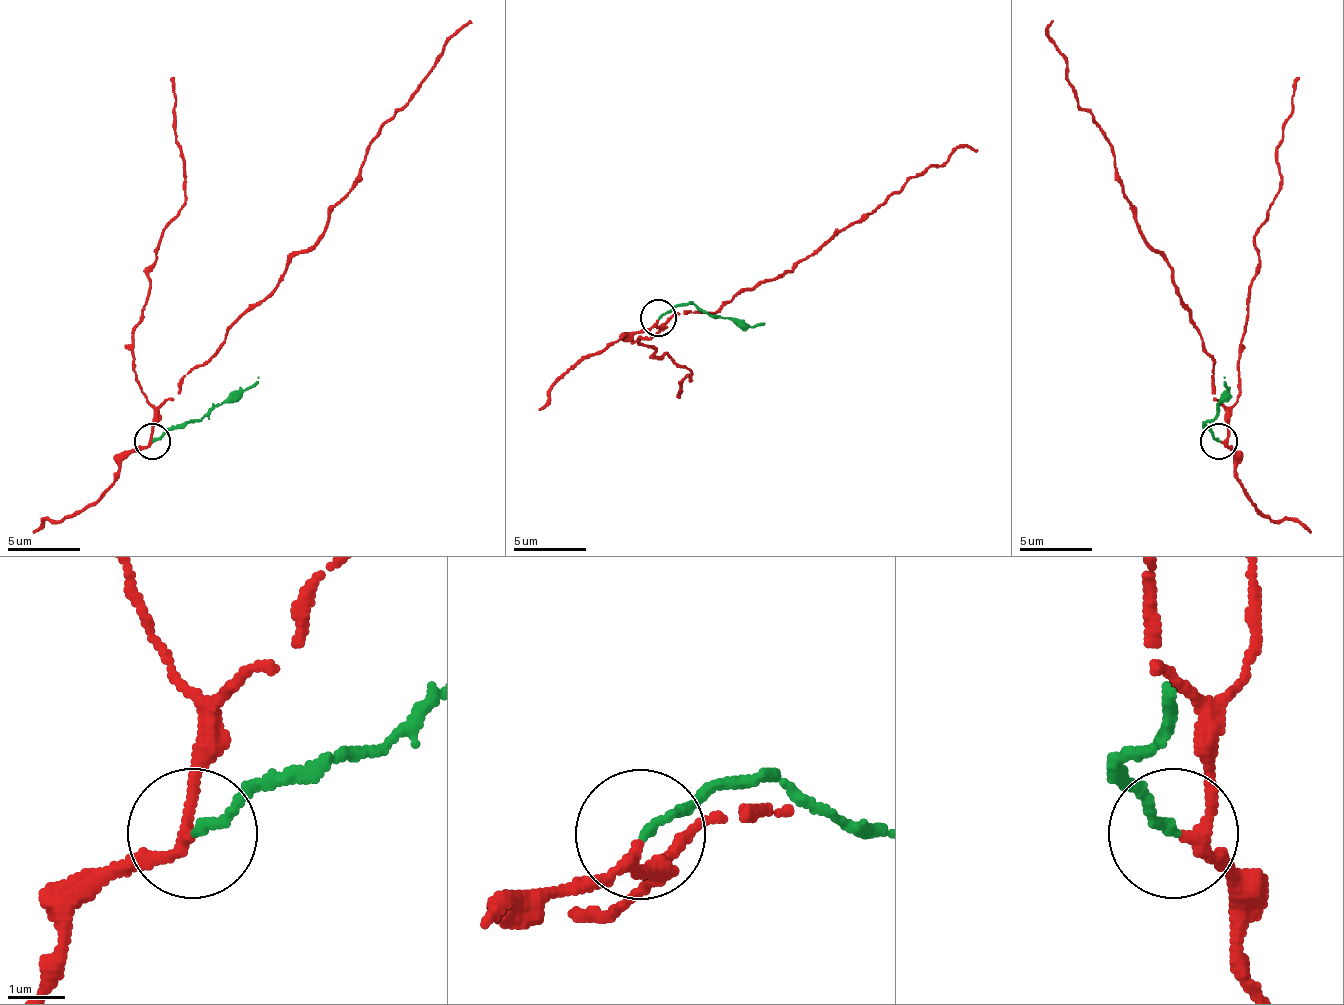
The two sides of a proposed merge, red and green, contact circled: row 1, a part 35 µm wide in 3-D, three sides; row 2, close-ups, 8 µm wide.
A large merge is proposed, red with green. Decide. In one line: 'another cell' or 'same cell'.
same cell

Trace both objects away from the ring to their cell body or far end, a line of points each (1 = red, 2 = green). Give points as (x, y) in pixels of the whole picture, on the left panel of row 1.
1: (151, 442), (155, 413), (279, 281), (286, 263), (319, 237), (370, 138), (473, 21)
2: (151, 442), (184, 427), (246, 391), (257, 376)

